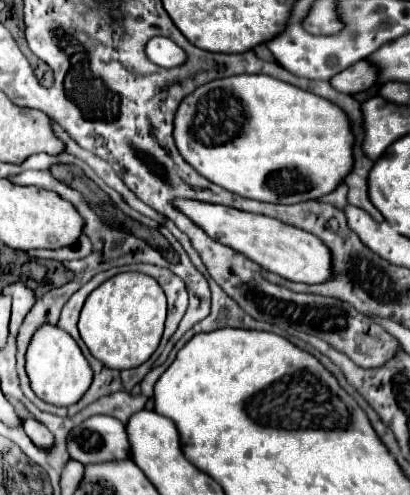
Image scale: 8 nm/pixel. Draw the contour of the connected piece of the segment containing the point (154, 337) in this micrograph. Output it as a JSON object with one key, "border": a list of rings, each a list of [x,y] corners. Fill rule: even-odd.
{"border":[[[123,272],[95,288],[79,318],[79,332],[91,354],[105,366],[127,370],[141,366],[159,346],[167,314],[167,300],[155,278],[141,272]]]}

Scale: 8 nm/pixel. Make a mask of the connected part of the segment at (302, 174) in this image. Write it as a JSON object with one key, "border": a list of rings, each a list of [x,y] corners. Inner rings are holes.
{"border":[[[243,74],[199,86],[181,102],[175,114],[173,134],[181,156],[199,174],[233,194],[261,202],[297,204],[319,200],[321,196],[333,192],[353,170],[355,136],[351,132],[349,116],[337,104],[271,76]],[[279,170],[281,174],[293,172],[293,180],[283,182],[283,176],[271,176]]]}

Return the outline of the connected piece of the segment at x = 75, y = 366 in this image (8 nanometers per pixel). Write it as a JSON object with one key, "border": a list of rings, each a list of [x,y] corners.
{"border":[[[51,324],[41,326],[29,344],[27,374],[31,380],[33,392],[43,402],[49,402],[55,406],[77,404],[83,398],[85,390],[89,390],[91,380],[93,380],[93,370],[87,358],[83,356],[83,352],[79,350],[77,342],[69,334],[65,334],[65,330],[61,330],[59,326],[51,326]]]}

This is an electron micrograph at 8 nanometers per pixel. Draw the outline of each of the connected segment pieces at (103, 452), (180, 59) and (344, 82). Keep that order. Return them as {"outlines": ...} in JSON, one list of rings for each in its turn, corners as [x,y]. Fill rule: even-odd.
{"outlines":[[[[91,416],[69,436],[69,454],[83,464],[129,460],[125,424],[113,416]]],[[[155,36],[155,38],[151,38],[151,42],[147,44],[145,50],[147,50],[147,56],[151,62],[165,66],[165,68],[175,68],[185,62],[185,50],[179,48],[171,38]]],[[[361,60],[349,68],[345,68],[341,74],[331,78],[333,88],[345,94],[357,94],[363,90],[369,90],[379,80],[379,70],[373,62]]]]}

